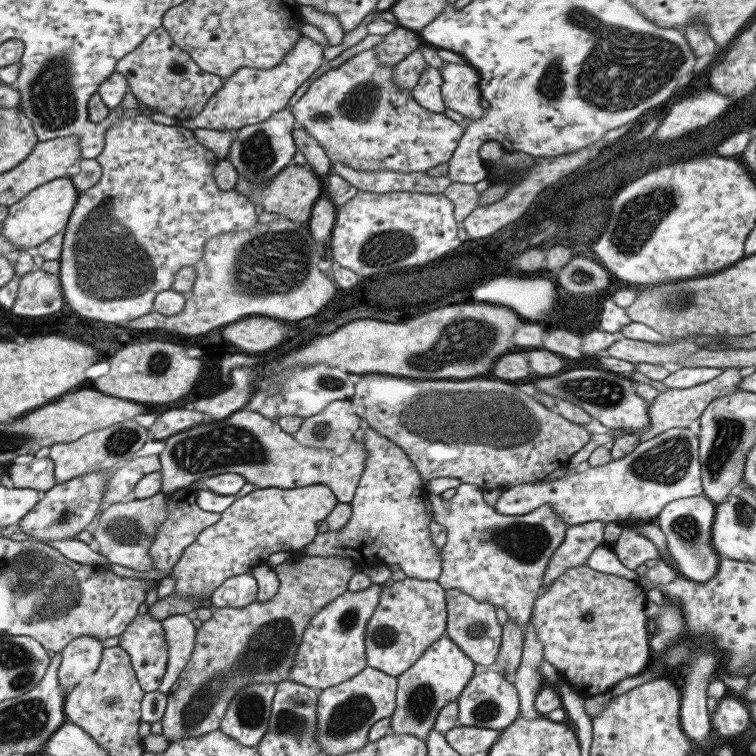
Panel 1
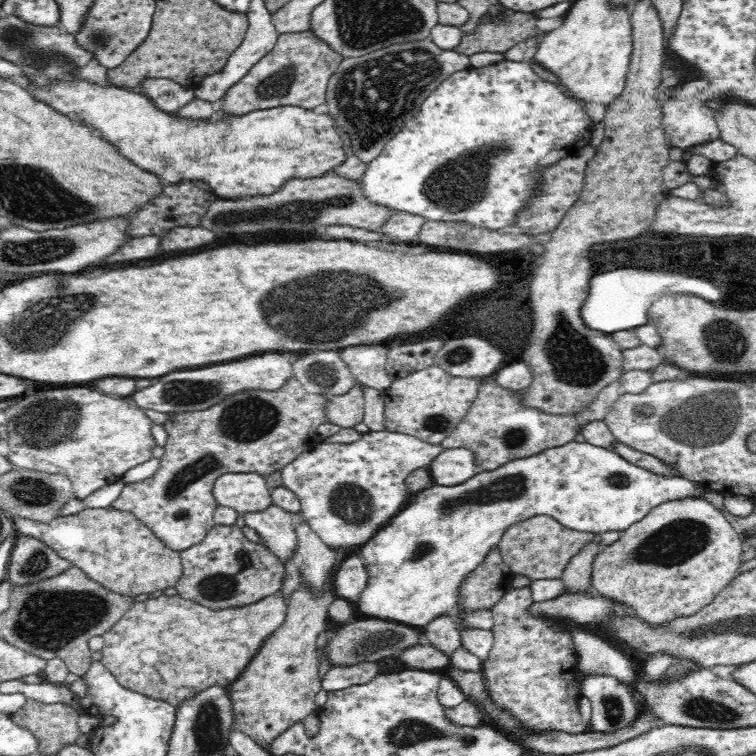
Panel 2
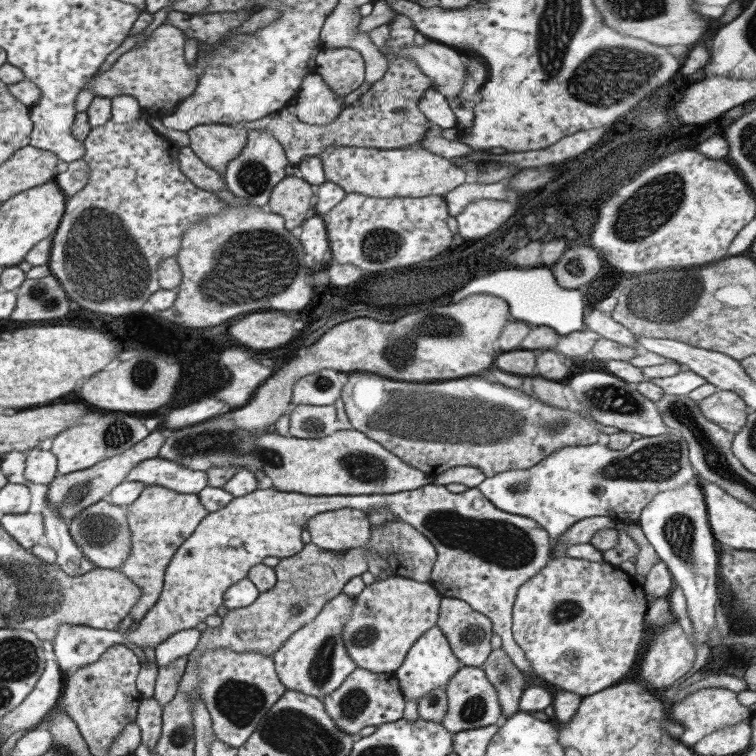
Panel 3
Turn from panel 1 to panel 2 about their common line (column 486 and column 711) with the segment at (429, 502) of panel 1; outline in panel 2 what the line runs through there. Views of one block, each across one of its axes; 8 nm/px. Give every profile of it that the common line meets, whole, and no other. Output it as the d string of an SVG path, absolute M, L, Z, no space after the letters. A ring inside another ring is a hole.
M704 497L697 499L660 504L643 520L623 530L615 543L602 547L592 564L592 590L600 596L631 606L650 627L660 627L677 618L692 616L710 604L735 580L736 570L742 564L742 538L718 508Z

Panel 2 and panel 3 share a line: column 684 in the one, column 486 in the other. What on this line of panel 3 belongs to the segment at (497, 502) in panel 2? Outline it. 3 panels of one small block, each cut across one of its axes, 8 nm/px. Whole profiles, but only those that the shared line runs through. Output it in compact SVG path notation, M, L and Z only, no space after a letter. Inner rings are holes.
M669 432L654 437L641 437L633 440L622 450L607 449L607 445L565 446L531 468L499 472L485 478L476 488L486 500L502 512L525 516L537 523L550 536L551 544L556 544L558 536L579 520L591 516L607 516L611 520L637 522L639 513L658 492L679 489L695 481L687 456L687 442L678 432Z

